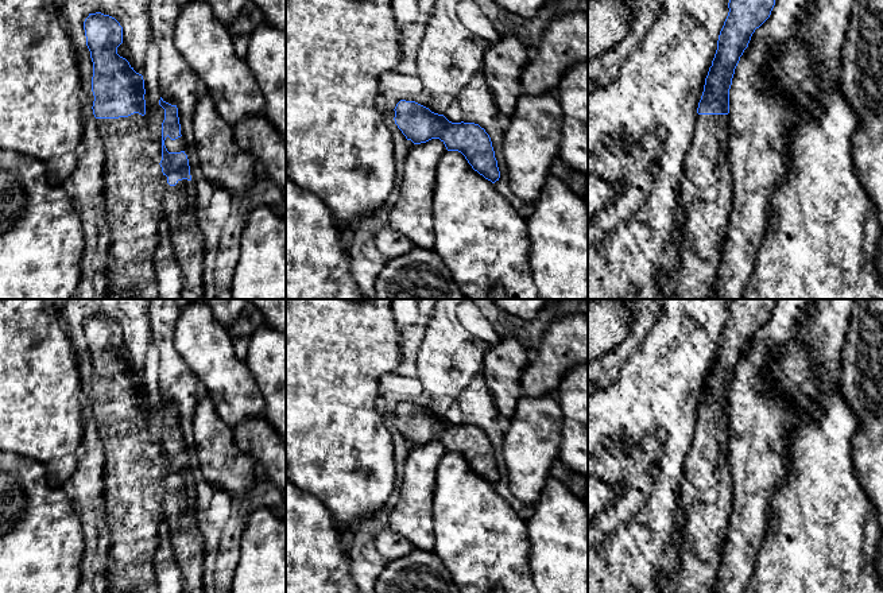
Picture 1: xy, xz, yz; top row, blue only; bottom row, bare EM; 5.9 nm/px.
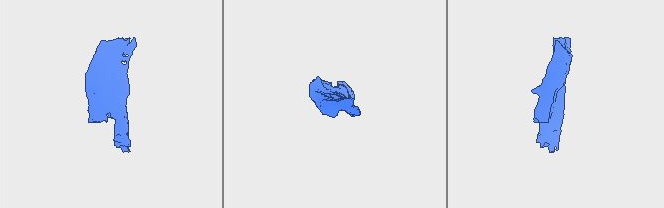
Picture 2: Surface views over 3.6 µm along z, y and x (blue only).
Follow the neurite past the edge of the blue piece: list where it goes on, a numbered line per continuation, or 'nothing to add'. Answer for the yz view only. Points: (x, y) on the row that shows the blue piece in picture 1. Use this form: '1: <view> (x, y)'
1: yz (705, 197)

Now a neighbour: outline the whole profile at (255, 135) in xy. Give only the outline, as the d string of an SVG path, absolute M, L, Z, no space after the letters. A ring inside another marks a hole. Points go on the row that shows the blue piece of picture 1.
M264 115L248 116L233 125L236 144L260 160L267 177L286 198L286 142Z

